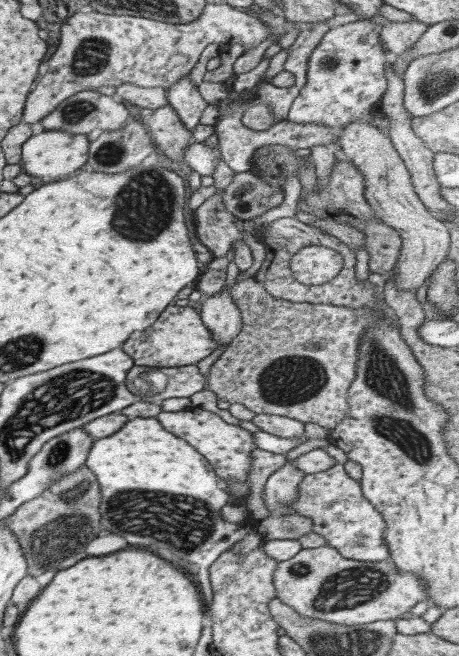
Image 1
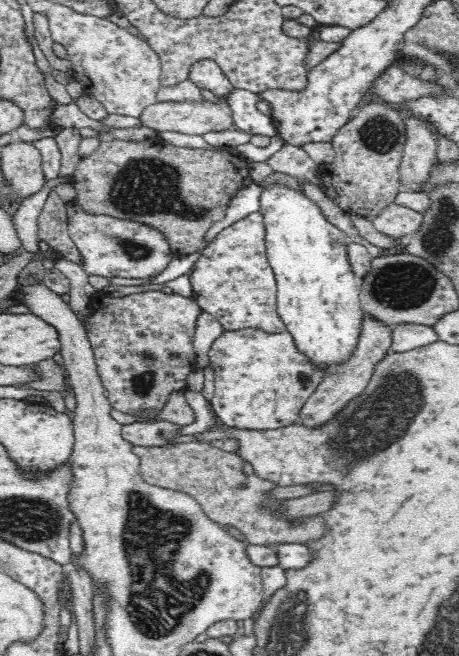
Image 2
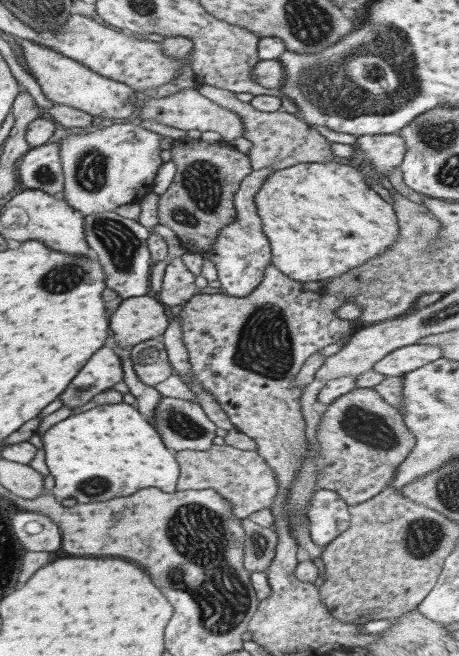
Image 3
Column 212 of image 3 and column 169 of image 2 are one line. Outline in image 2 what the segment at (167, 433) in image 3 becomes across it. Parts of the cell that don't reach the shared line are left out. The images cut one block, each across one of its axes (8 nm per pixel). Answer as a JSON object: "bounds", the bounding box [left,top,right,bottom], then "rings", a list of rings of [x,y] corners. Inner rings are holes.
{"bounds":[121,419,180,446],"rings":[[[141,419],[132,424],[123,425],[121,435],[132,446],[164,446],[170,438],[178,436],[180,427],[168,421],[144,423]]]}

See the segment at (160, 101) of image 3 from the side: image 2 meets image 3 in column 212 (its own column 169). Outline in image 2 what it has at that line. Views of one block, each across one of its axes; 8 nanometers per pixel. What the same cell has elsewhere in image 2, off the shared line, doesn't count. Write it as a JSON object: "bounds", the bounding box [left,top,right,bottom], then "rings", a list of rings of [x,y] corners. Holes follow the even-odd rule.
{"bounds":[138,96,234,135],"rings":[[[225,96],[219,97],[219,101],[216,104],[212,104],[208,101],[203,102],[159,102],[157,101],[150,106],[147,106],[142,111],[142,114],[138,116],[141,126],[151,128],[157,134],[161,132],[176,132],[186,135],[198,135],[206,134],[206,132],[219,132],[218,130],[228,130],[234,127],[232,120],[232,113],[228,103],[223,100]]]}

